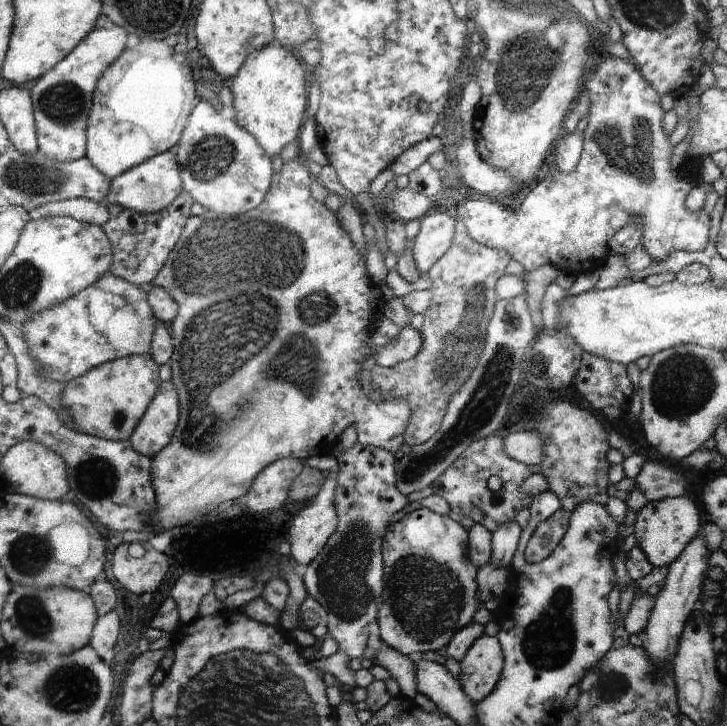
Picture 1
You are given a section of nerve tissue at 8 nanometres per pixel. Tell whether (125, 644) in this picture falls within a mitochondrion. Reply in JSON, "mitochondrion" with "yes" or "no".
{"mitochondrion":"yes"}

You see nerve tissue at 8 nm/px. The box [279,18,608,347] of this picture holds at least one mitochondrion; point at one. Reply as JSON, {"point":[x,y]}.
{"point":[529,58]}

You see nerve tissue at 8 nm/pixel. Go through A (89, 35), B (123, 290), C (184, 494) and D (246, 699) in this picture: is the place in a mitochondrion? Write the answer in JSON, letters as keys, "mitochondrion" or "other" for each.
{"A":"other","B":"other","C":"other","D":"mitochondrion"}

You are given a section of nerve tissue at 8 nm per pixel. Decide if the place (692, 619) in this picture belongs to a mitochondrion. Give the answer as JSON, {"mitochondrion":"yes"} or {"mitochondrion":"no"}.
{"mitochondrion":"no"}

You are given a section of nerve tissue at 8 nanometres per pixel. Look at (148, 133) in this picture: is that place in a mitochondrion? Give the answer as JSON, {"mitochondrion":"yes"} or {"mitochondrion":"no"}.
{"mitochondrion":"no"}

